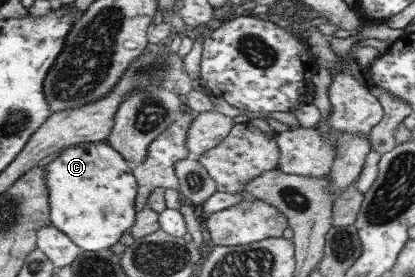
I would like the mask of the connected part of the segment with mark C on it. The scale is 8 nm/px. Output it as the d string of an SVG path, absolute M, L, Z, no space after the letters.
M105 141L75 143L66 146L44 166L44 183L47 187L49 222L68 236L83 251L100 251L115 244L123 232L133 224L136 180L126 160Z

